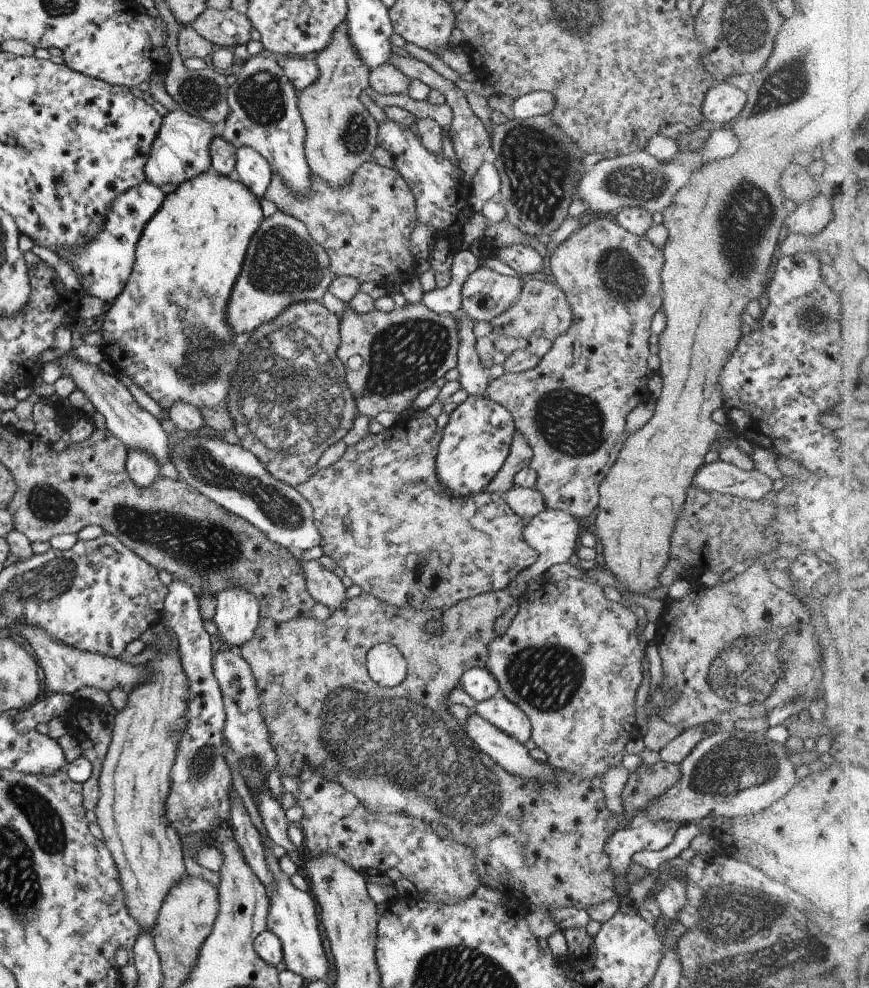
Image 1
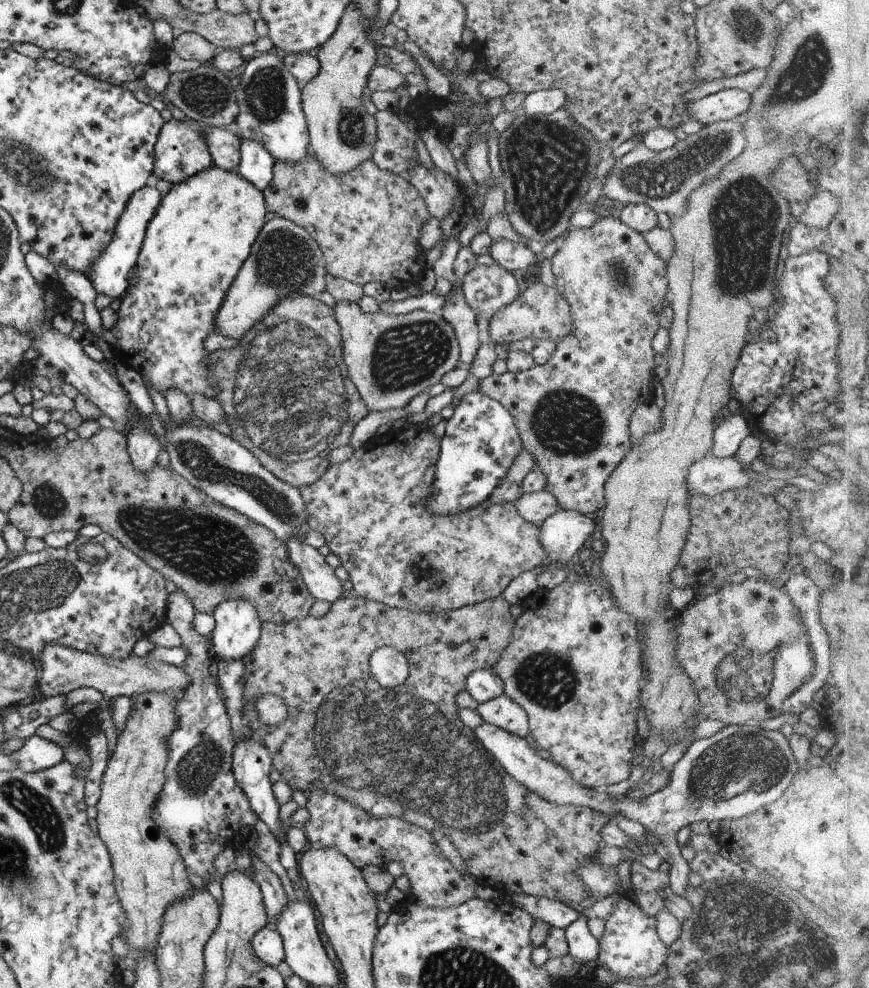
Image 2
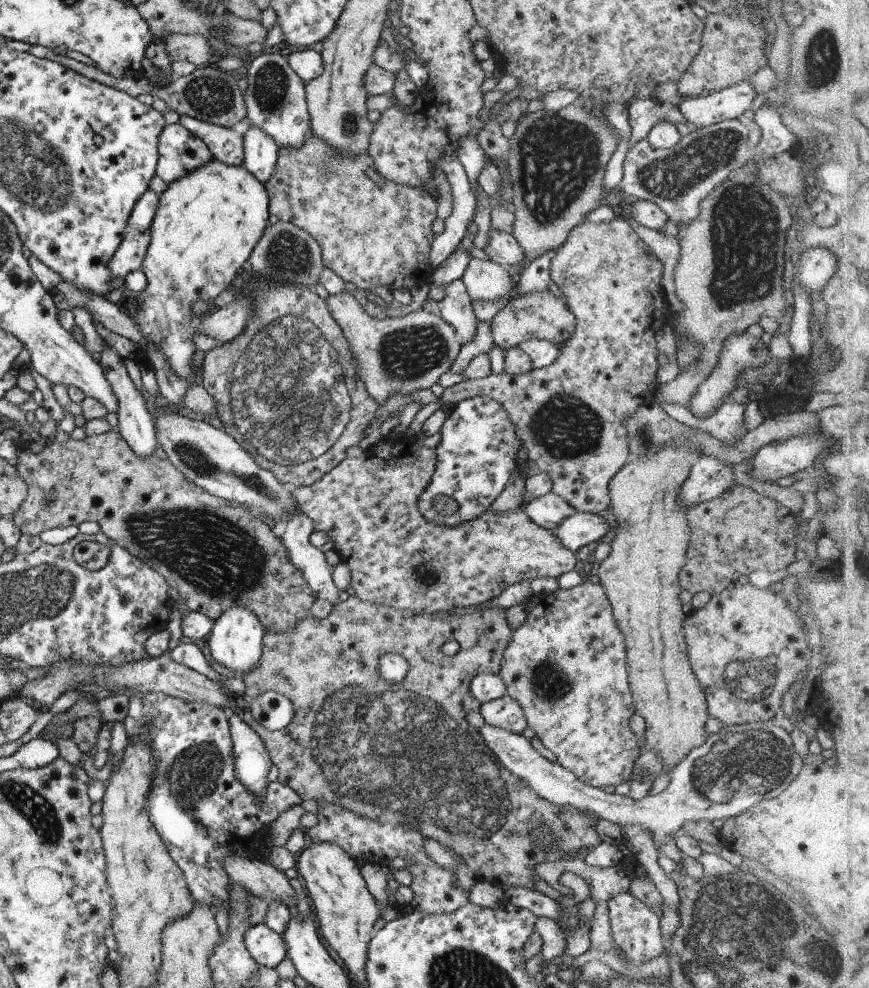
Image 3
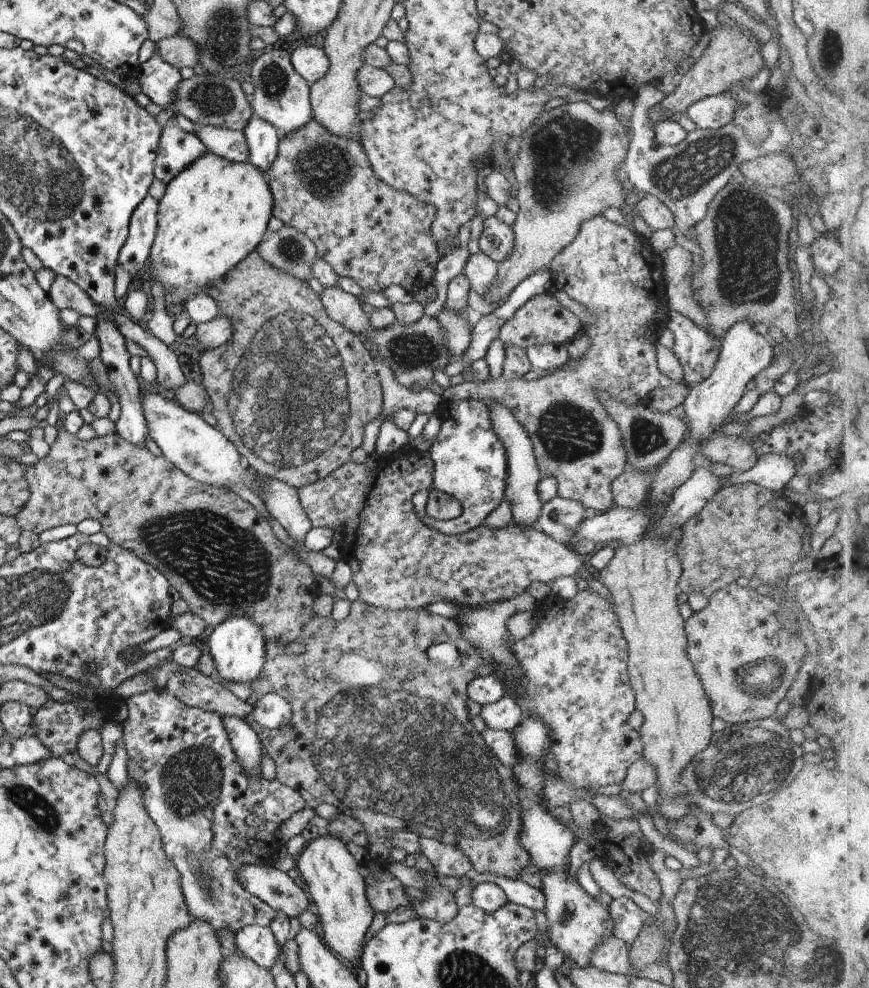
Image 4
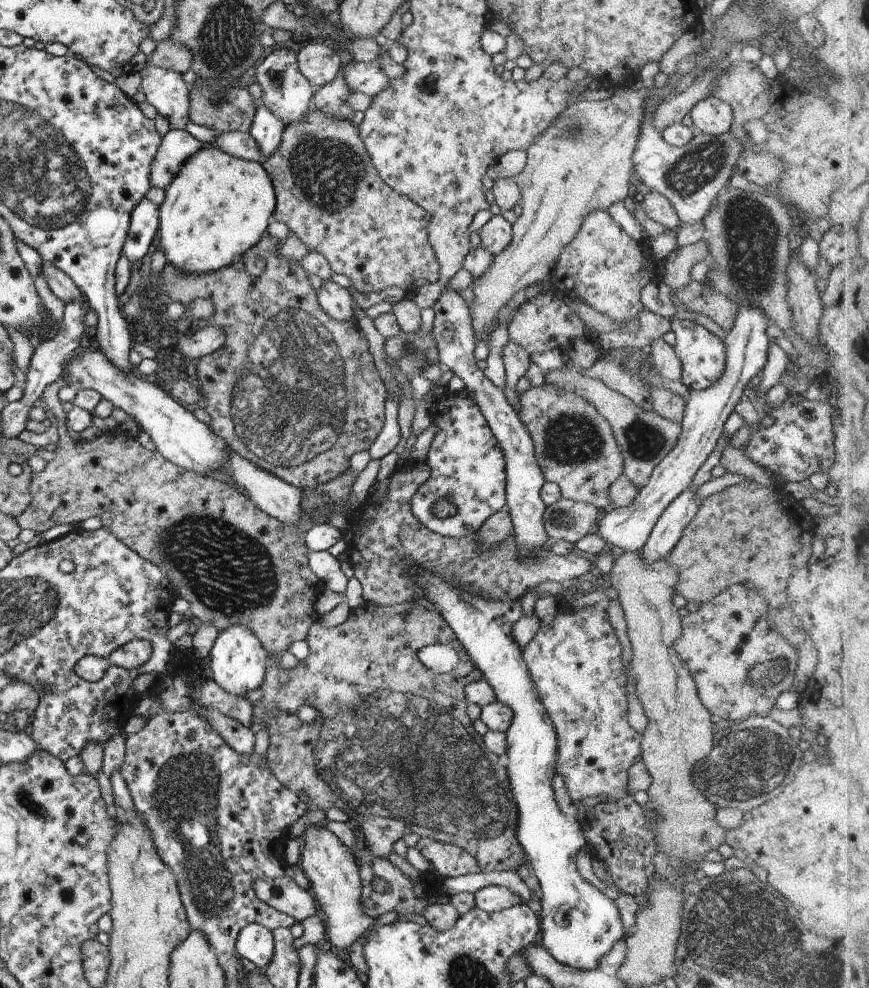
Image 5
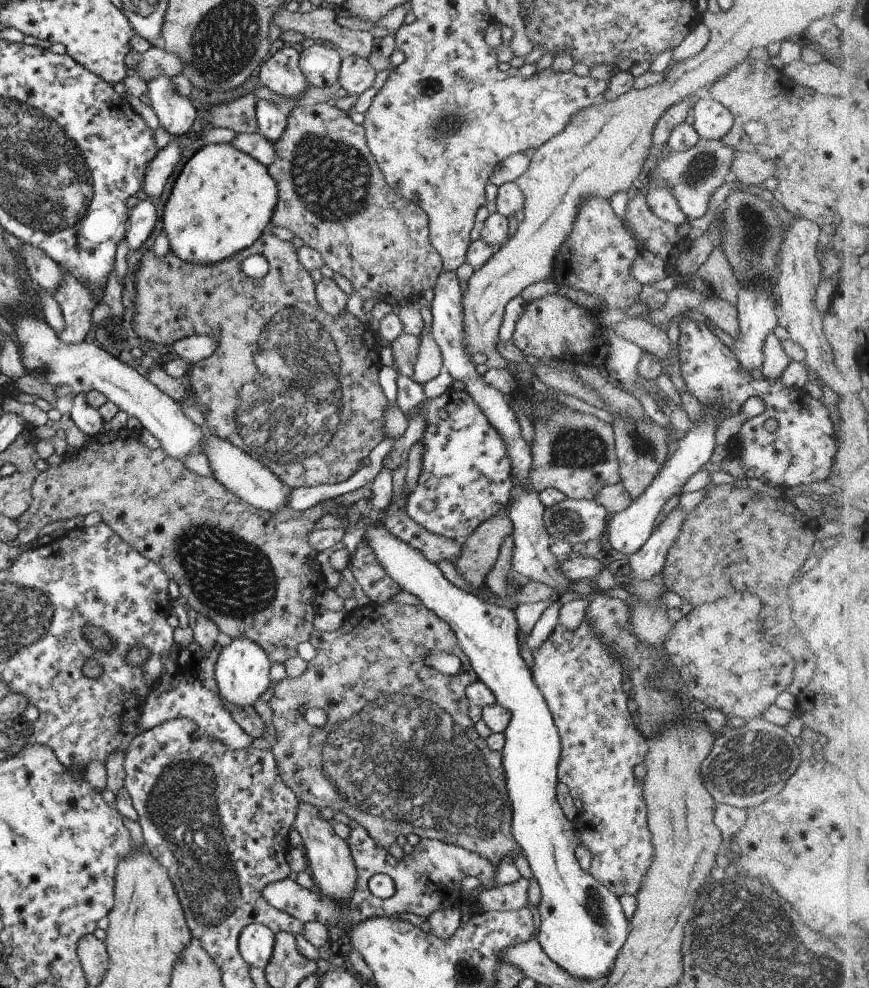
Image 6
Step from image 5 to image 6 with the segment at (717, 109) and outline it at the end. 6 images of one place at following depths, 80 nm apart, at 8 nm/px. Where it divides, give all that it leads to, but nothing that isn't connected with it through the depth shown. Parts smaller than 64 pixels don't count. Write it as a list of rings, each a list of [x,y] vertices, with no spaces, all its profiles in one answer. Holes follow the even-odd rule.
[[[695,99],[692,104],[692,127],[700,139],[706,141],[719,141],[733,124],[732,114],[713,99]]]

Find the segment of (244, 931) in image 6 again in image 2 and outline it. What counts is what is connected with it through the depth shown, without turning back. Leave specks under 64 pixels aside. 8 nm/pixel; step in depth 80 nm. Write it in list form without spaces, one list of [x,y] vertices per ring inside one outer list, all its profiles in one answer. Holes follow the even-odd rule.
[[[263,925],[253,934],[250,949],[261,962],[270,967],[276,967],[284,960],[281,937],[275,929],[267,925]]]

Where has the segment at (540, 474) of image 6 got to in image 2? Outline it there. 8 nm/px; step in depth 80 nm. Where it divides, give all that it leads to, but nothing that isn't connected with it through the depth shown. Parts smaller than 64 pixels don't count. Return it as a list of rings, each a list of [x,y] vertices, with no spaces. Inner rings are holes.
[[[610,216],[601,217],[600,220],[585,228],[571,229],[565,234],[561,246],[557,252],[549,259],[550,271],[555,279],[555,289],[565,299],[568,304],[570,315],[572,318],[569,334],[564,336],[556,343],[551,357],[542,365],[533,365],[529,370],[518,373],[505,372],[500,375],[491,374],[488,377],[477,381],[477,392],[487,395],[489,398],[496,400],[514,420],[523,450],[527,451],[535,466],[544,474],[546,478],[544,490],[553,494],[558,502],[558,508],[566,511],[575,511],[576,513],[592,515],[596,510],[604,507],[604,482],[607,477],[615,470],[615,467],[623,460],[632,444],[628,431],[628,422],[632,417],[632,412],[641,402],[646,402],[650,396],[648,387],[651,378],[655,378],[658,374],[653,356],[655,352],[651,349],[651,338],[658,328],[657,314],[659,310],[665,306],[667,285],[666,285],[666,262],[653,254],[641,233],[630,229],[624,222],[618,218]]]

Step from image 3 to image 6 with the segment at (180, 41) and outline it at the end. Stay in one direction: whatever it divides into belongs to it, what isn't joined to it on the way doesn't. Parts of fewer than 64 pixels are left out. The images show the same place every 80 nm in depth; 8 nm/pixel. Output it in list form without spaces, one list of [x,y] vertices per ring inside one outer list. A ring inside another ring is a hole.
[[[153,46],[141,53],[141,56],[138,68],[131,70],[130,73],[137,75],[136,77],[144,80],[146,84],[151,79],[156,79],[159,74],[172,77],[181,72],[182,62],[176,54]]]

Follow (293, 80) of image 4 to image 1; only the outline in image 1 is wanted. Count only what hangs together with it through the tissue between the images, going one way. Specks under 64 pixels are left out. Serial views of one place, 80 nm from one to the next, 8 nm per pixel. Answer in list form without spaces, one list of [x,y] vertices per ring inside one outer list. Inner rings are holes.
[[[271,54],[255,55],[242,62],[233,84],[227,87],[228,115],[221,136],[235,148],[254,148],[296,194],[304,195],[310,185],[304,155],[305,127],[297,106],[297,94]]]

